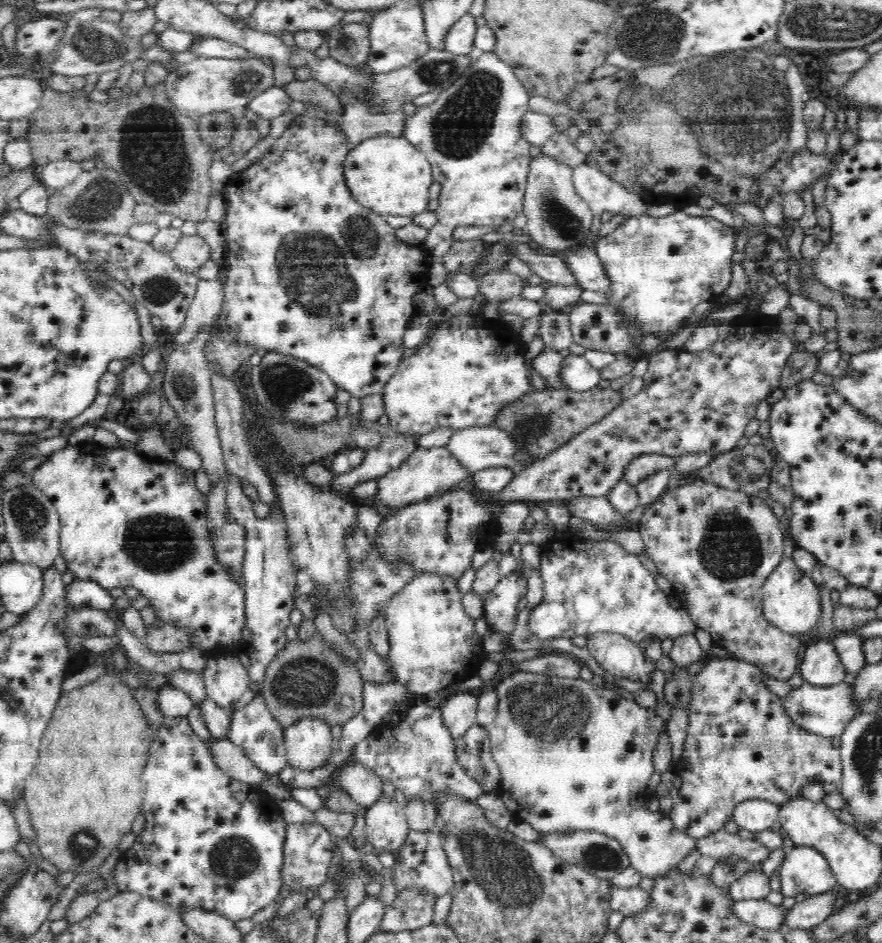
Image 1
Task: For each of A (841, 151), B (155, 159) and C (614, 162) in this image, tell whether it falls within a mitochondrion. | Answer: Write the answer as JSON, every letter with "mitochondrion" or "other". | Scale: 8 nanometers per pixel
{"A":"other","B":"mitochondrion","C":"other"}

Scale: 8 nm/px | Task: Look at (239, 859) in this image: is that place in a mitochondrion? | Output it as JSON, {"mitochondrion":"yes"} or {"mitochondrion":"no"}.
{"mitochondrion":"yes"}

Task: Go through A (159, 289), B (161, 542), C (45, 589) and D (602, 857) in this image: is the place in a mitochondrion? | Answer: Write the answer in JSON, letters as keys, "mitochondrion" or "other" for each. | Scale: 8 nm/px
{"A":"mitochondrion","B":"mitochondrion","C":"other","D":"mitochondrion"}

